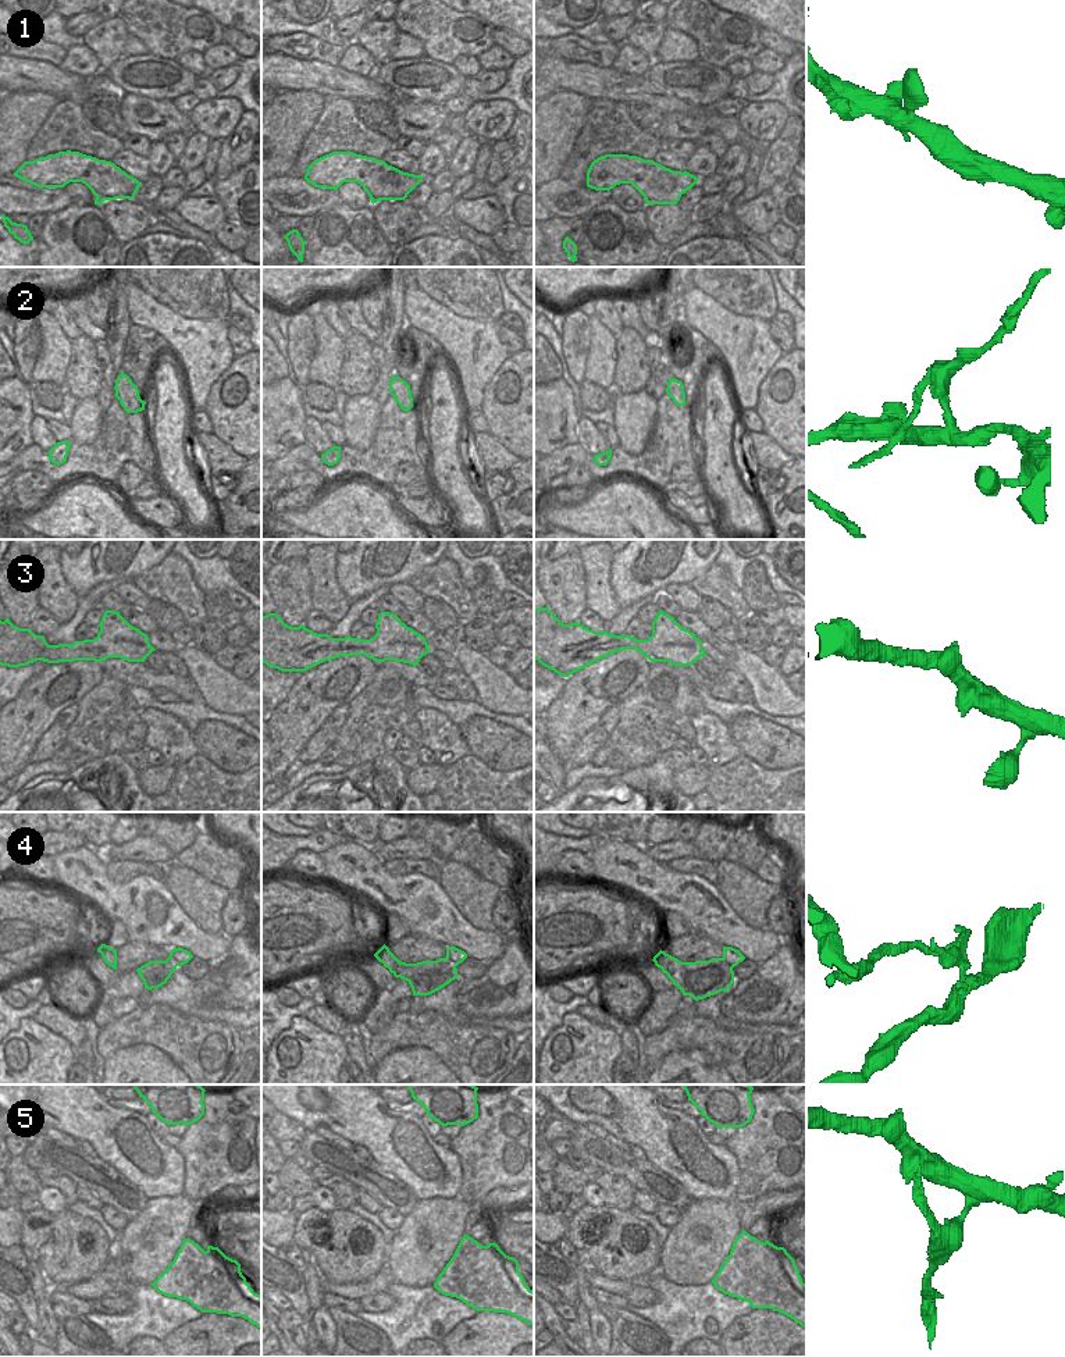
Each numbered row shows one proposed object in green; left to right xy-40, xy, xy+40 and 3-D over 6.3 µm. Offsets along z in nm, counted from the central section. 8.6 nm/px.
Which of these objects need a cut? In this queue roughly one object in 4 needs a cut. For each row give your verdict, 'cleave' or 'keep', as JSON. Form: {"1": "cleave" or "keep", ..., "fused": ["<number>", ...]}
{"1": "keep", "2": "cleave", "3": "keep", "4": "cleave", "5": "cleave", "fused": ["2", "4", "5"]}

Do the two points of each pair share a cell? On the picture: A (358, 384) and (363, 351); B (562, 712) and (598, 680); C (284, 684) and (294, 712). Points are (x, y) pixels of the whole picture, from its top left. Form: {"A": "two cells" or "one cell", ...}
{"A": "one cell", "B": "one cell", "C": "two cells"}

